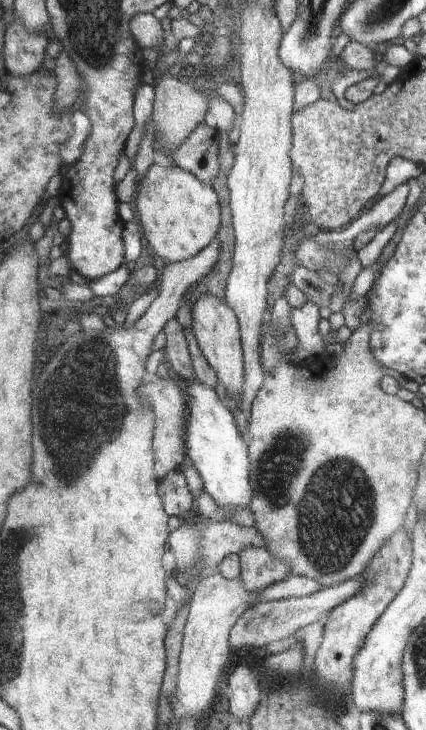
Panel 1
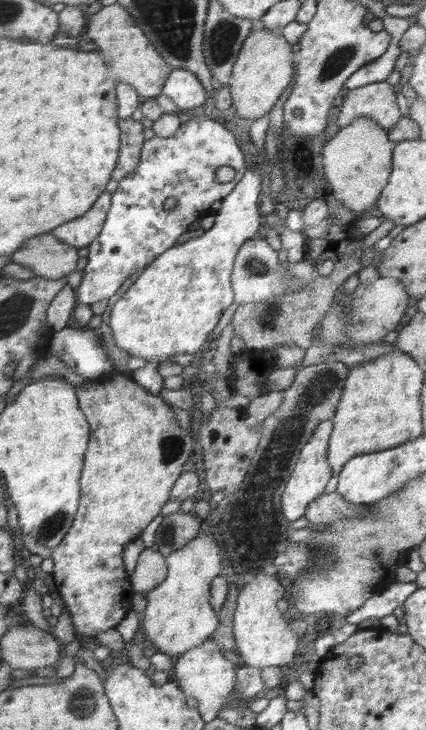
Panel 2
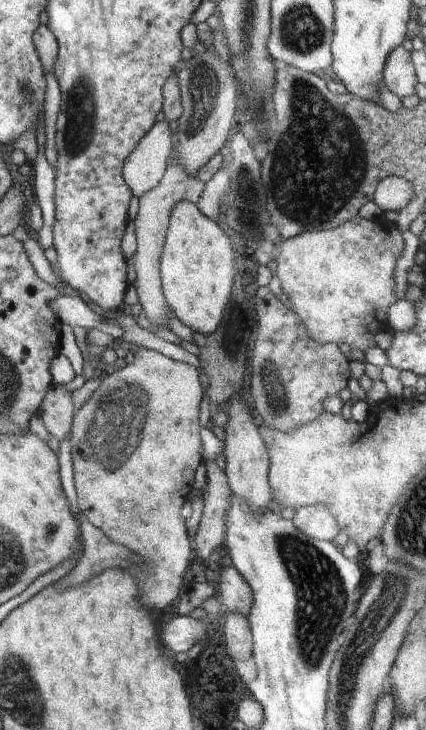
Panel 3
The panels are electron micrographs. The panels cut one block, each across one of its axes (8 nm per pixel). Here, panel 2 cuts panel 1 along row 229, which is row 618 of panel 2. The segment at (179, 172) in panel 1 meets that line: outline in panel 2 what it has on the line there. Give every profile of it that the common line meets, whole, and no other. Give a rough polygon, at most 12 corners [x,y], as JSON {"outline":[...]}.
{"outline":[[202,533],[147,597],[147,639],[181,657],[221,624],[220,546]]}

